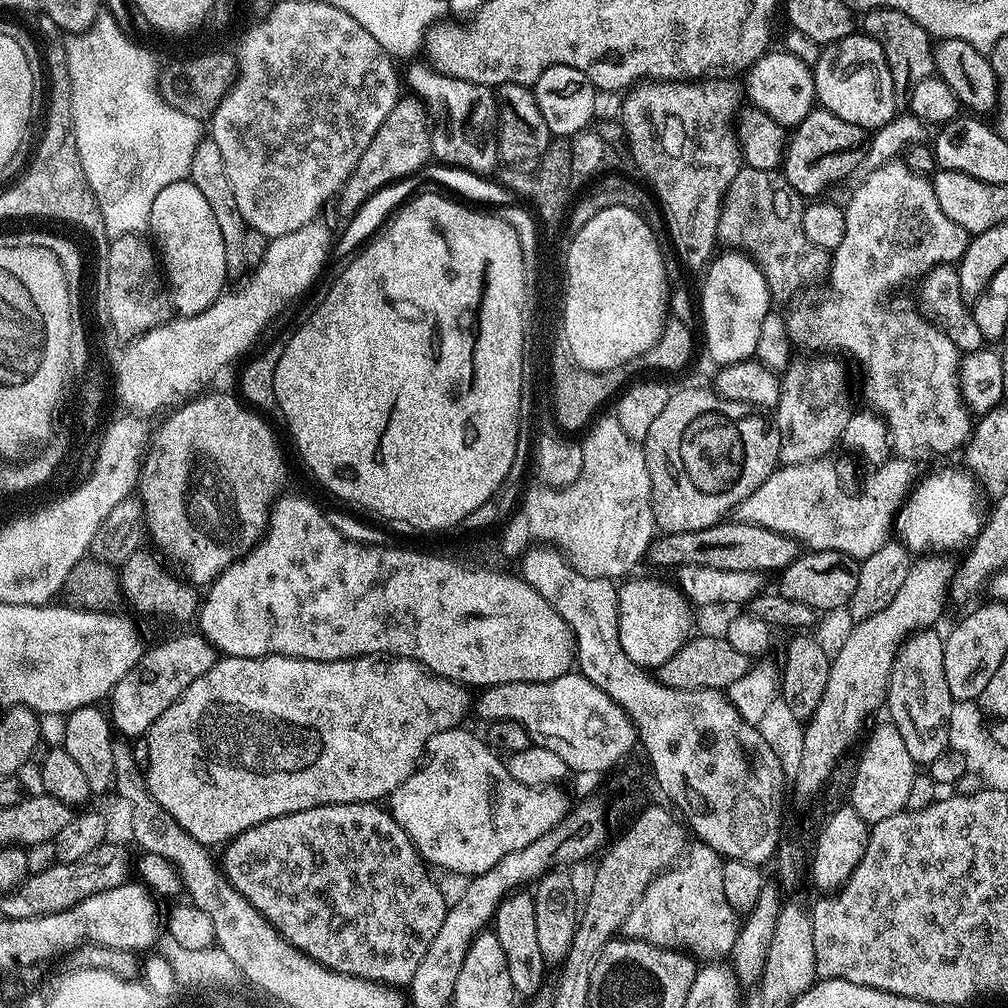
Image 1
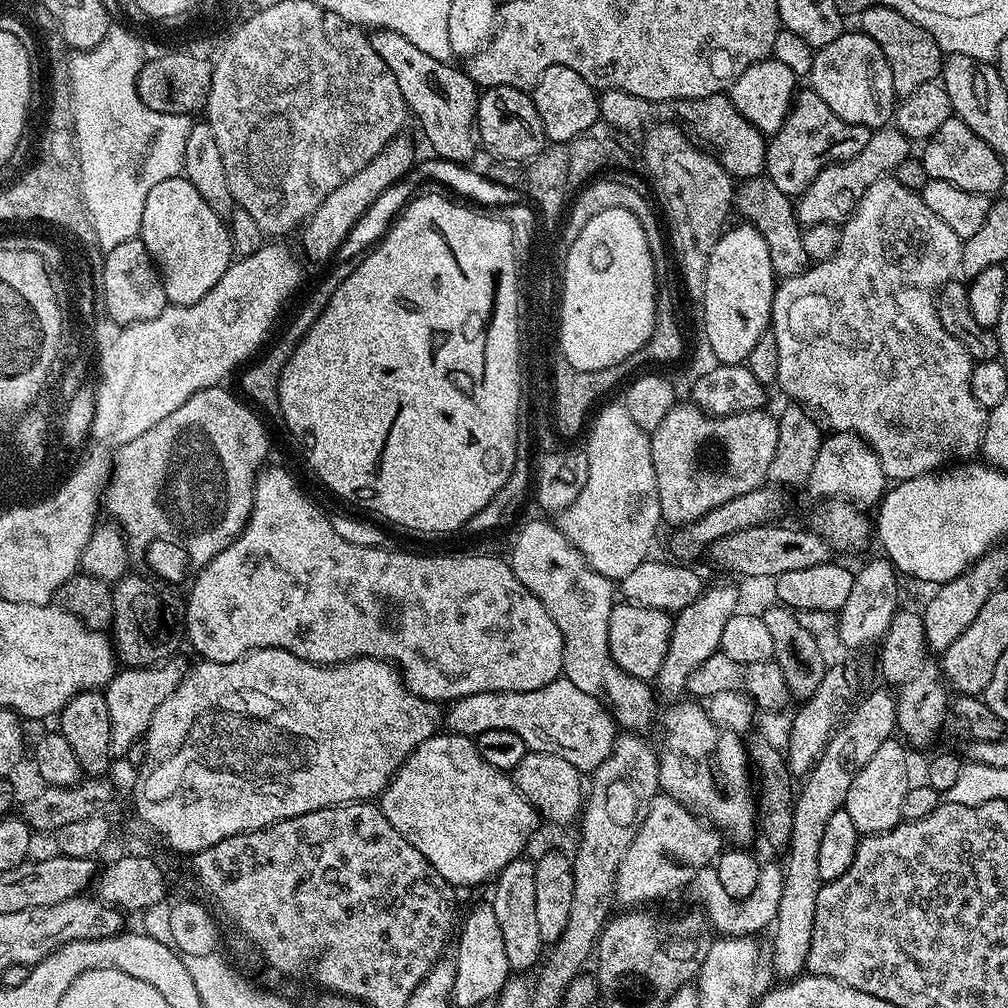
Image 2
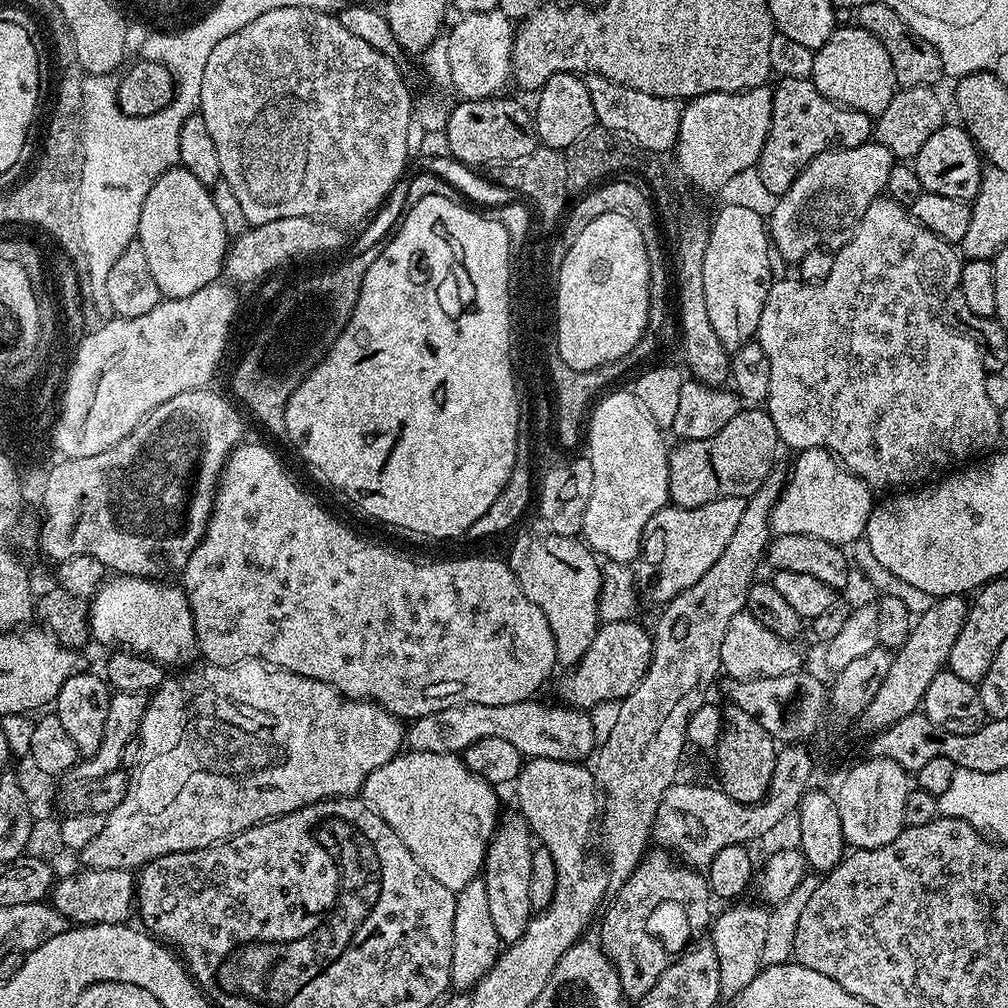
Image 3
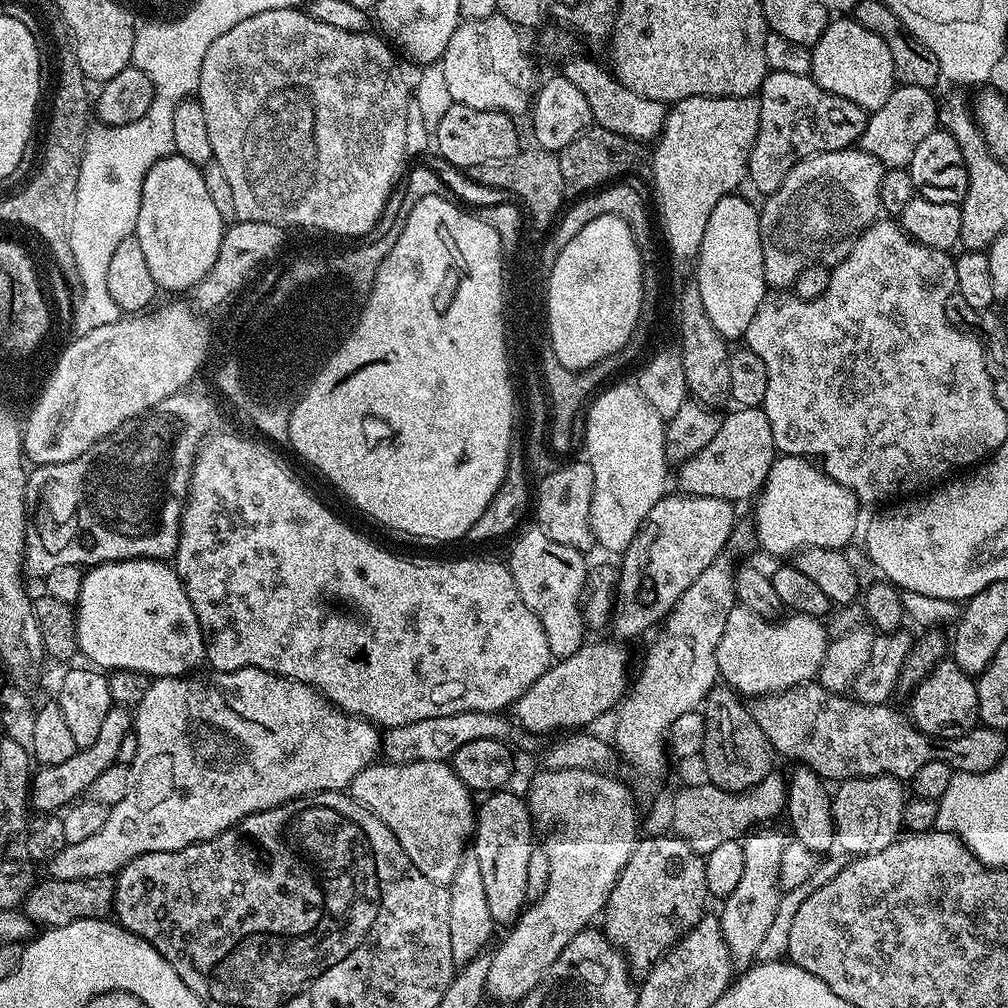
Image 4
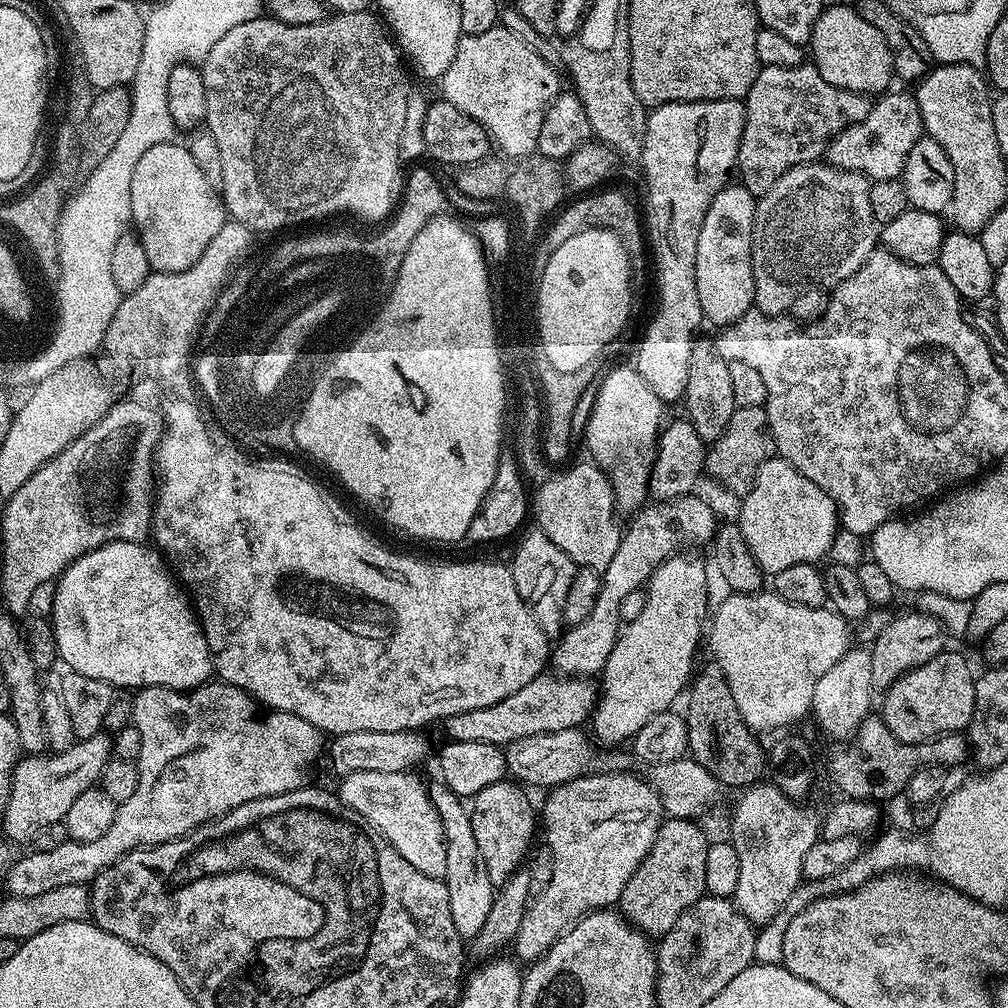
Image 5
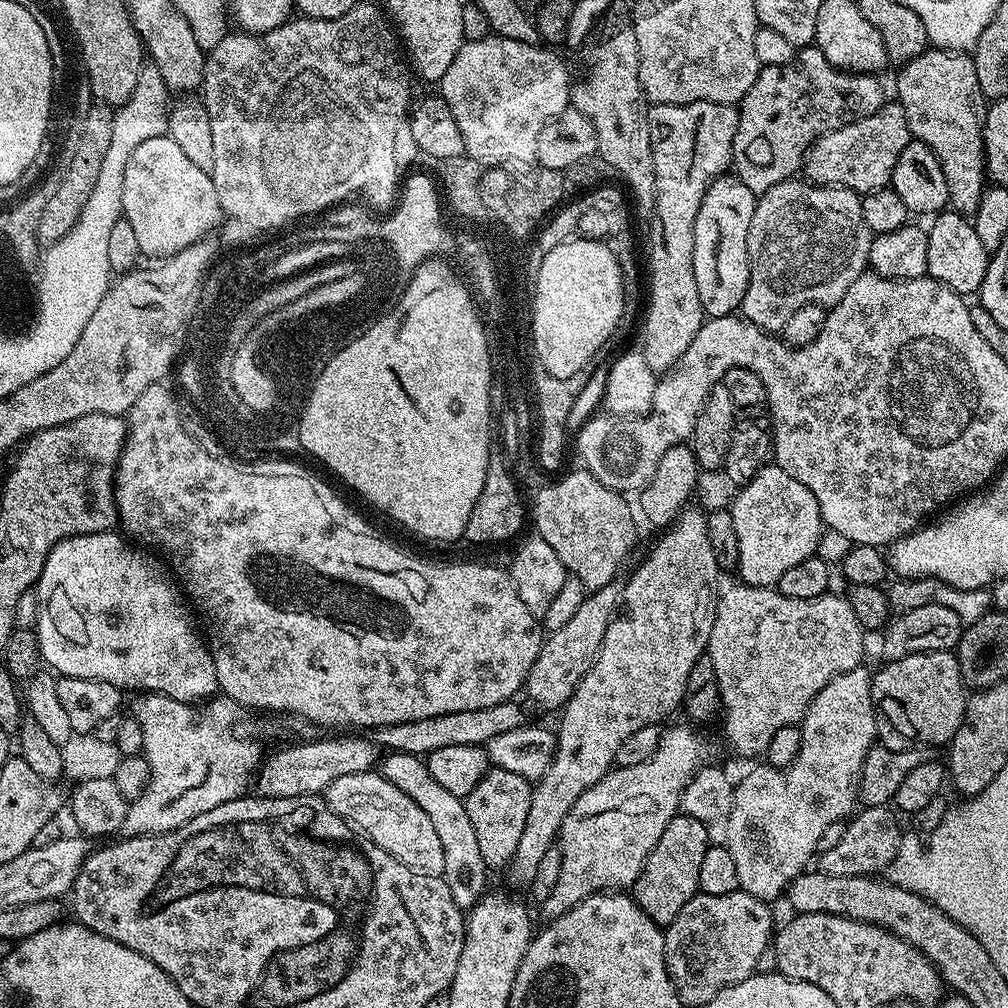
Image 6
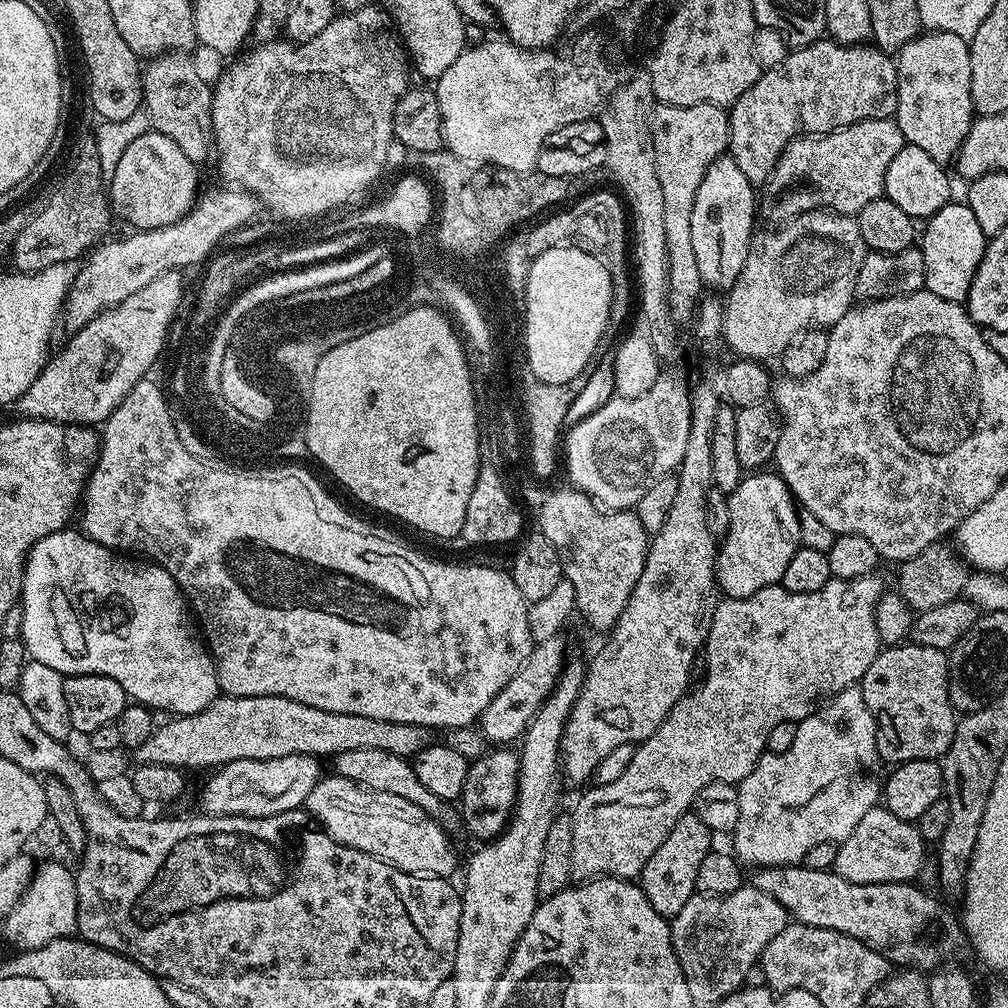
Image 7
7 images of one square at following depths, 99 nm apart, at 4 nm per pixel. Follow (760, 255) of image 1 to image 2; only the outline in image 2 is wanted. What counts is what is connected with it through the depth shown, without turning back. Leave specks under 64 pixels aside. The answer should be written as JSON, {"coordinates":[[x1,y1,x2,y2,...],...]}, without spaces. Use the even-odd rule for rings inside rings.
{"coordinates":[[761,174,743,181,734,192,734,208,741,221,752,224,766,238,766,246,770,250,772,271,777,277,797,276,809,267,810,261,806,250,802,247,800,237,802,228,796,218,793,197,782,194,774,182,770,182,767,175]]}

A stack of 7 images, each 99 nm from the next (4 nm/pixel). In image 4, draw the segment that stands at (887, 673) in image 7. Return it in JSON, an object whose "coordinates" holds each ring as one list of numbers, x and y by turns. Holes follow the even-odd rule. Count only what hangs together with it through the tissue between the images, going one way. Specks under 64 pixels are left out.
{"coordinates":[[951,658,939,660,919,684,911,689,912,701,906,707,906,715,912,727,933,738,964,736,977,727,980,719,976,680,964,672]]}

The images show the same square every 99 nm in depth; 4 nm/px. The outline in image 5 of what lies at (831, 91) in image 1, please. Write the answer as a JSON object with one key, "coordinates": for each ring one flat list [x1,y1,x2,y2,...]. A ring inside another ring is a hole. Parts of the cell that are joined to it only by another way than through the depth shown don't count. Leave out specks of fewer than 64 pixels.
{"coordinates":[[851,3,832,4,829,8,827,5,821,11,818,22,814,22,811,48,811,63,816,65,818,74,822,74,830,86,860,92,869,98,889,91,888,83,894,80,890,46,886,46,886,38,882,38,882,34,878,34,870,22,865,22]]}

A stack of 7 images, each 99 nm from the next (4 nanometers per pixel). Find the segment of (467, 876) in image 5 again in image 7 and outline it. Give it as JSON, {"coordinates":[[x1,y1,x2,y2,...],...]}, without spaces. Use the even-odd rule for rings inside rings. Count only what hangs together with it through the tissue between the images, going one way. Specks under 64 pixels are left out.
{"coordinates":[[346,750,346,754,335,756,334,764,336,764,335,775,346,778,361,788,368,789,369,792,398,794,398,798,406,798,406,802,414,802,414,806,426,810,426,814,431,816,445,832,455,834,456,831,461,831,462,817,459,811,449,801,438,798,438,794,422,786,418,774,414,774,414,766,409,757,390,754,390,750]]}

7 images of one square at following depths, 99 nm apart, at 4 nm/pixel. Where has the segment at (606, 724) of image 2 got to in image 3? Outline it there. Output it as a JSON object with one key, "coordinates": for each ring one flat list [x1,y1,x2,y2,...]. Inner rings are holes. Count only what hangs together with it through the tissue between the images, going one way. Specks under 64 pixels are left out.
{"coordinates":[[533,698,514,702,510,706,482,706,481,704,455,704,446,706,434,714,411,721,406,730,406,744,414,752,433,752,434,754,462,754,470,742,478,738,506,738,514,742,521,756,525,758,554,758,584,762,593,755,597,747,596,728,587,711,559,703,539,704]]}

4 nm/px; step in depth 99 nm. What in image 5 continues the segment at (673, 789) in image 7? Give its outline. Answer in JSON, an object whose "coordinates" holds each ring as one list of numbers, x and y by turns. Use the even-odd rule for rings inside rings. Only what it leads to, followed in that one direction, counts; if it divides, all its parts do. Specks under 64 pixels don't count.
{"coordinates":[[771,590,728,594,717,608,715,605,706,632,706,644,712,647,711,659,721,668,729,683,741,718,757,734,787,729,784,728,787,724,802,719,804,715,807,717,818,678,822,678,830,666,837,664,847,654,853,640,849,621,831,607,794,606],[605,772,580,776,547,793,548,801,542,808,542,836,548,839,546,850,552,856,552,877,541,892,531,897,522,926,514,941,515,959,520,962,531,962,545,956,550,946,562,933,573,928,588,912,608,910,619,901,626,882,638,870,656,841,666,813,660,803,660,795,655,787,644,780,639,780,632,772]]}

